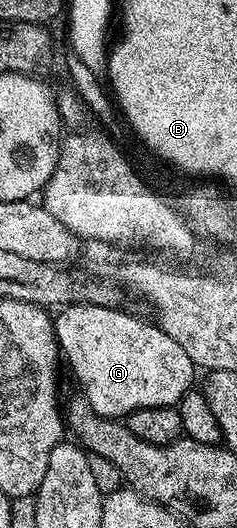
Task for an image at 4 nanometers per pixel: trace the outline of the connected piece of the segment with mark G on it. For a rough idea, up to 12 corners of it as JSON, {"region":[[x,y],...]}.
{"region":[[66,305],[56,344],[99,417],[175,406],[190,355],[123,308]]}

